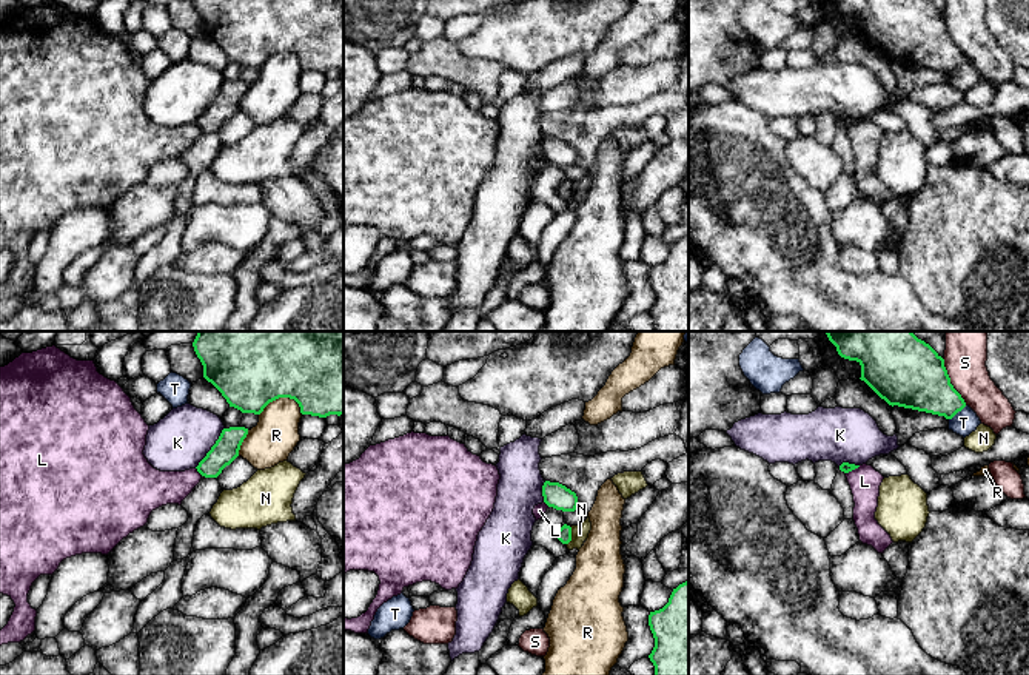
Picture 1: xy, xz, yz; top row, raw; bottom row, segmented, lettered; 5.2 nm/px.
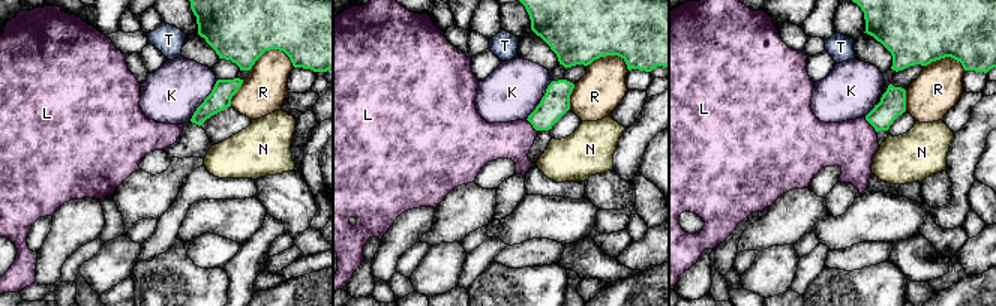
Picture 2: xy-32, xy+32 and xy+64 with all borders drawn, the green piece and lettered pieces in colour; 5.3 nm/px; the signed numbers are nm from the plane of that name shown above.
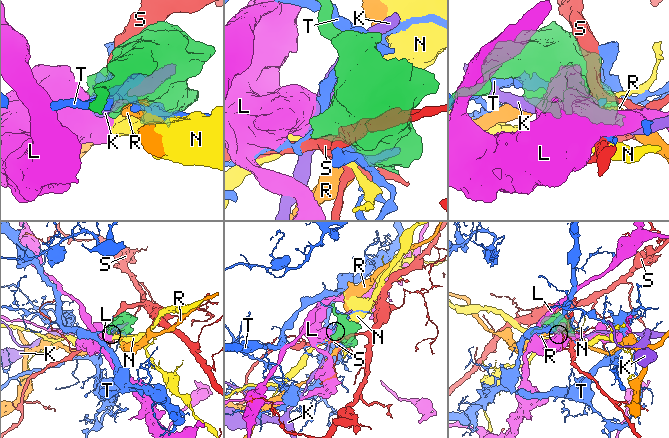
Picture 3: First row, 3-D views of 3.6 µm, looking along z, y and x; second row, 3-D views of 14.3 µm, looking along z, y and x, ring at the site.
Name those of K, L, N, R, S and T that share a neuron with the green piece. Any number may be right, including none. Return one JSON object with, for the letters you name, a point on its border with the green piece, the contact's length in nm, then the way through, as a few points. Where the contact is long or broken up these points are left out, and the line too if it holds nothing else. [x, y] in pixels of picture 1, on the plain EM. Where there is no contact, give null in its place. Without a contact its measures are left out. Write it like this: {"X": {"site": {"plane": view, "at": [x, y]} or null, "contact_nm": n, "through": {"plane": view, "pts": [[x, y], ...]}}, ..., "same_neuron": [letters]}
{"same_neuron": []}

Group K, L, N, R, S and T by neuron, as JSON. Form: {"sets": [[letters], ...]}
{"sets": [["K"], ["L"], ["N"], ["R"], ["S"], ["T"]]}

